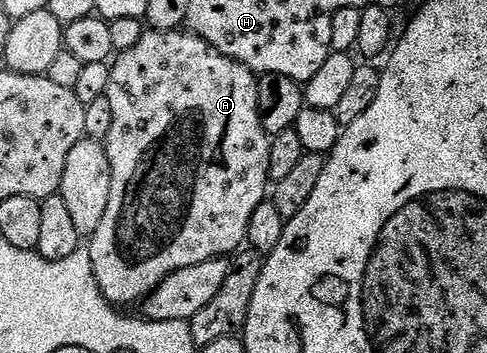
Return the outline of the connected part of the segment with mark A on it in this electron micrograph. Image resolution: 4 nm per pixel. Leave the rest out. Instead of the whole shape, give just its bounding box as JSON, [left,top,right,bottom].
[88,30,272,306]

